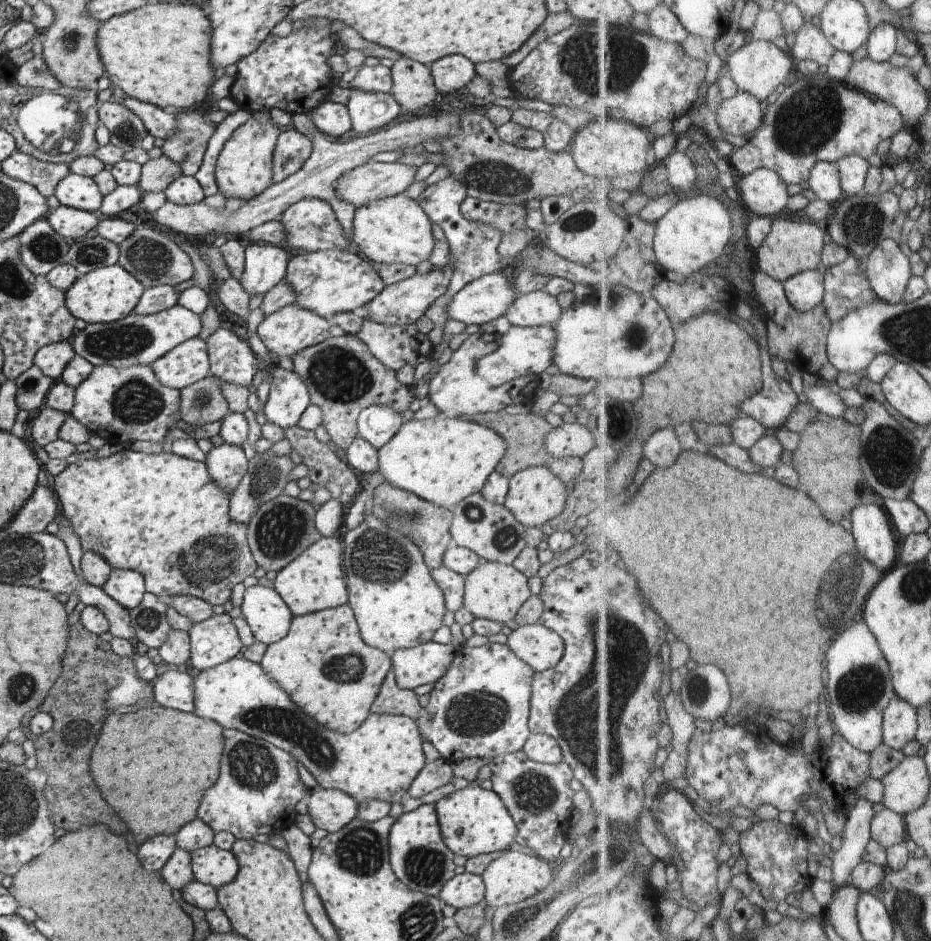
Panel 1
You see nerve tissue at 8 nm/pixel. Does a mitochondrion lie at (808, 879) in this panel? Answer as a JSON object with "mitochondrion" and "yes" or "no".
{"mitochondrion":"no"}

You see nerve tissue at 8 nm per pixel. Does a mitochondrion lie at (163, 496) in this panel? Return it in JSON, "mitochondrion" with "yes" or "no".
{"mitochondrion":"no"}

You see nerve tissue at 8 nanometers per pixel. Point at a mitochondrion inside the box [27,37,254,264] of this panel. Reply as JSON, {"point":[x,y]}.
{"point":[126,132]}

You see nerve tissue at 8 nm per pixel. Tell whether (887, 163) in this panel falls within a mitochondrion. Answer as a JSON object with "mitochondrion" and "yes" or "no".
{"mitochondrion":"no"}

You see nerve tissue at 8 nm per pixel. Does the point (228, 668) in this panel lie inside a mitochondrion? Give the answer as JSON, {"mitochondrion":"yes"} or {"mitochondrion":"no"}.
{"mitochondrion":"no"}

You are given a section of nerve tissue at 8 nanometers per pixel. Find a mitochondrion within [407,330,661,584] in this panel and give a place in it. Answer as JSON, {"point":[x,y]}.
{"point":[505,538]}

